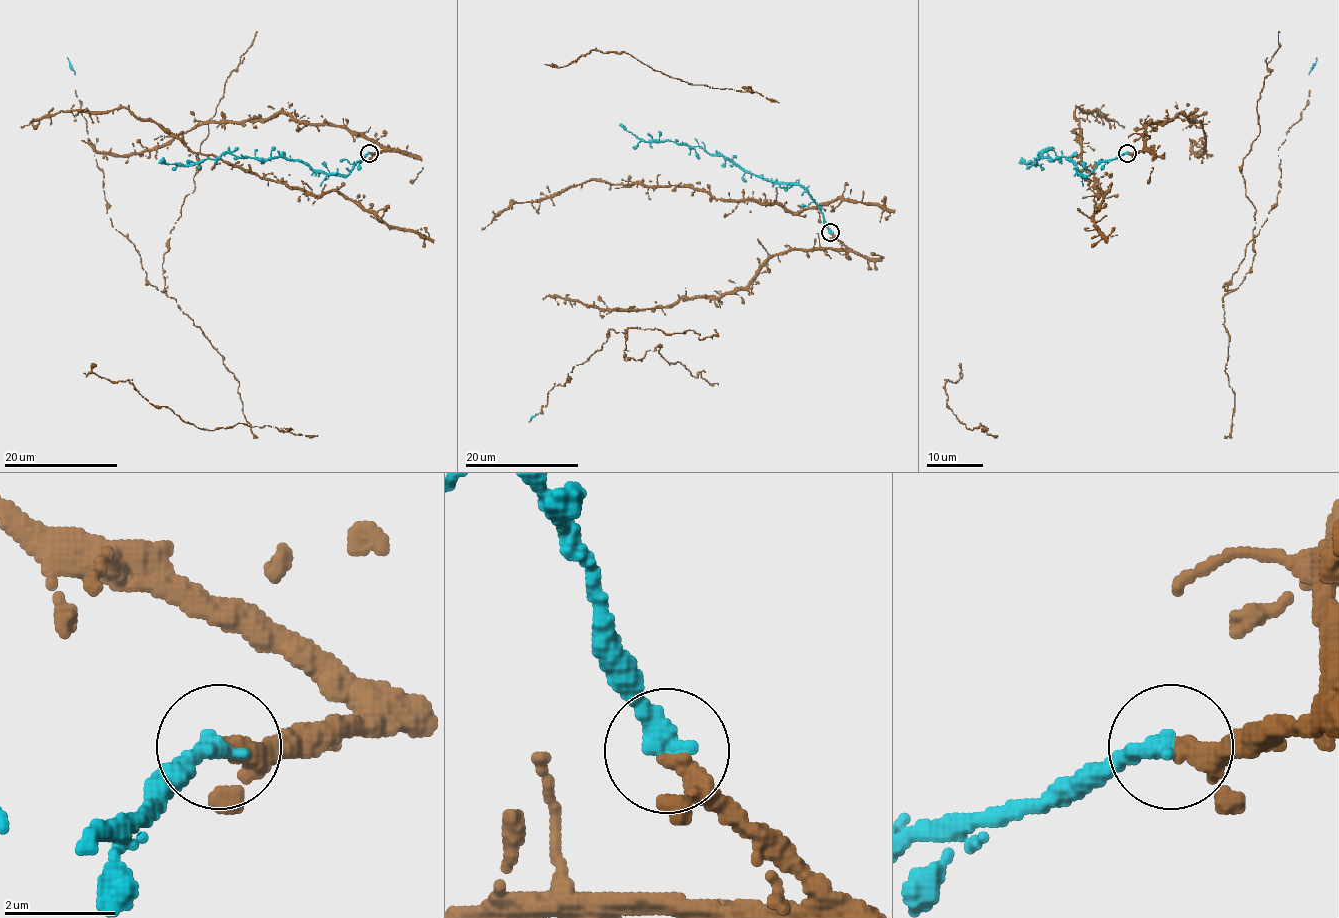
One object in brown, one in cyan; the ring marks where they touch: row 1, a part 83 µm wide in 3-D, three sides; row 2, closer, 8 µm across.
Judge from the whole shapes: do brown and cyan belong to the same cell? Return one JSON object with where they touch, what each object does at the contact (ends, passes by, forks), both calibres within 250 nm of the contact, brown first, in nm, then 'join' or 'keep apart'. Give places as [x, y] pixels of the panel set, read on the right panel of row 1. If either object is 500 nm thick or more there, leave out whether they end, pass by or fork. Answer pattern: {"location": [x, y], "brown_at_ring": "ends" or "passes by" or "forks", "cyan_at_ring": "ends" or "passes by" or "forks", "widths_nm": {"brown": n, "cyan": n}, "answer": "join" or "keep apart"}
{"location": [1127, 153], "brown_at_ring": "passes by", "cyan_at_ring": "ends", "widths_nm": {"brown": 280, "cyan": 440}, "answer": "join"}

